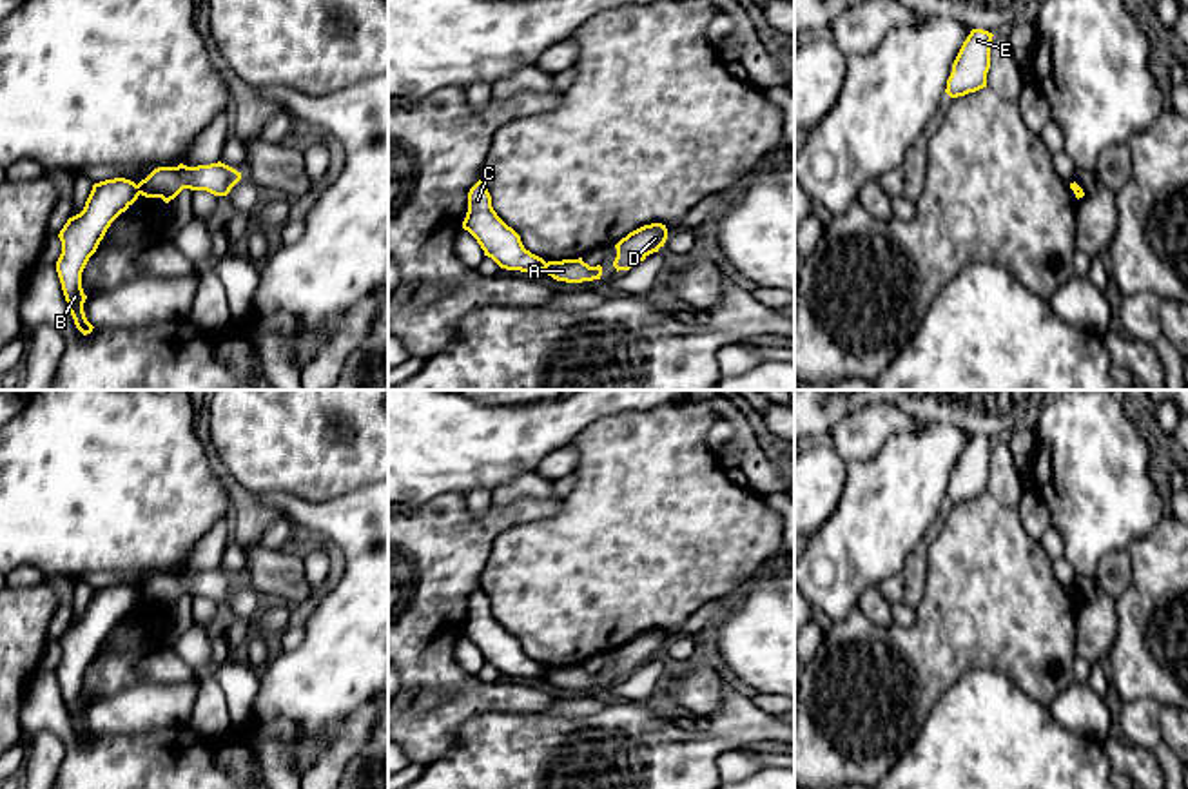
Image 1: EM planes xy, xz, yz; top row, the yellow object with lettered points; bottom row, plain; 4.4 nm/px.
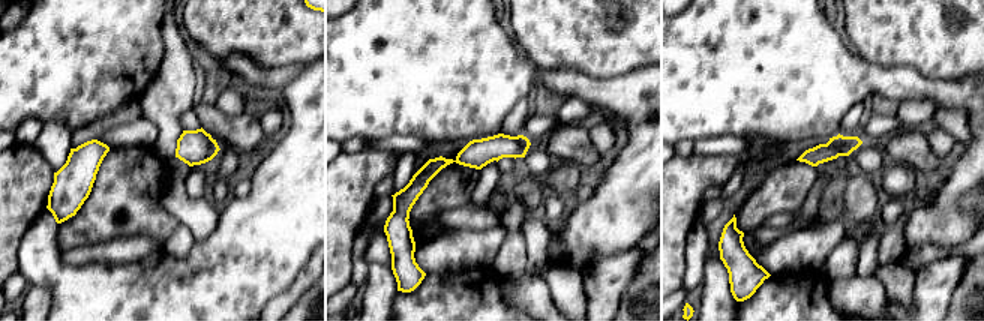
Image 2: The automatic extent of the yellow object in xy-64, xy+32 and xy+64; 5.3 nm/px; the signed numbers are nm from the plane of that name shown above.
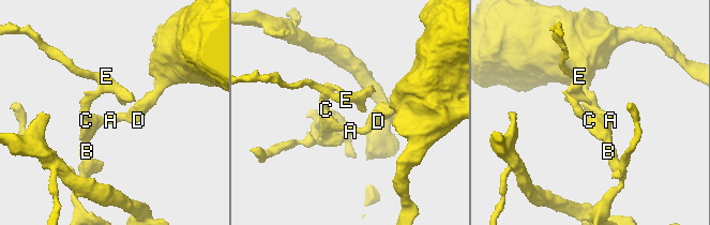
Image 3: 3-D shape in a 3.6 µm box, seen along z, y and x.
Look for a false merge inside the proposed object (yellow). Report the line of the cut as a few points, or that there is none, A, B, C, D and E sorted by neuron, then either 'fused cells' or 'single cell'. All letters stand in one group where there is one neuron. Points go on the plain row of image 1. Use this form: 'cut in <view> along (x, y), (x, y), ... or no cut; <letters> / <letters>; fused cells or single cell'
cut in xy along (136, 592), (140, 599); A D / B C E; fused cells

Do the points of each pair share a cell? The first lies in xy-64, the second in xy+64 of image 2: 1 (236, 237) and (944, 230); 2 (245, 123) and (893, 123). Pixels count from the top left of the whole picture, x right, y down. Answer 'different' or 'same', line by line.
1: same
2: different

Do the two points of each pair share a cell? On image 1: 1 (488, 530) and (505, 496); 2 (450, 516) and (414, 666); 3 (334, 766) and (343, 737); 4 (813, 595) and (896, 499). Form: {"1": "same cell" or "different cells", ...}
{"1": "different cells", "2": "same cell", "3": "same cell", "4": "same cell"}

